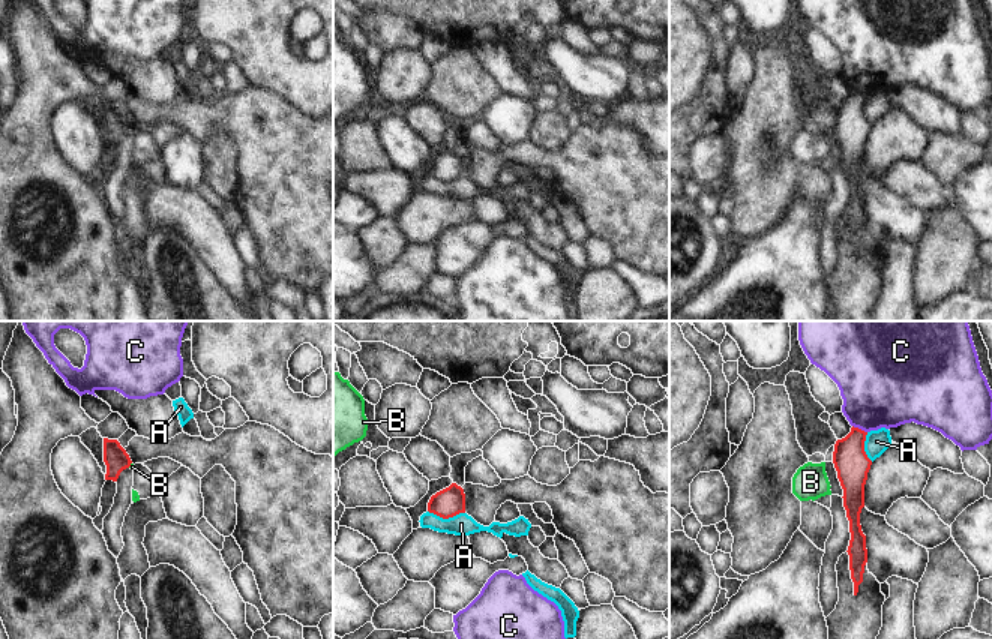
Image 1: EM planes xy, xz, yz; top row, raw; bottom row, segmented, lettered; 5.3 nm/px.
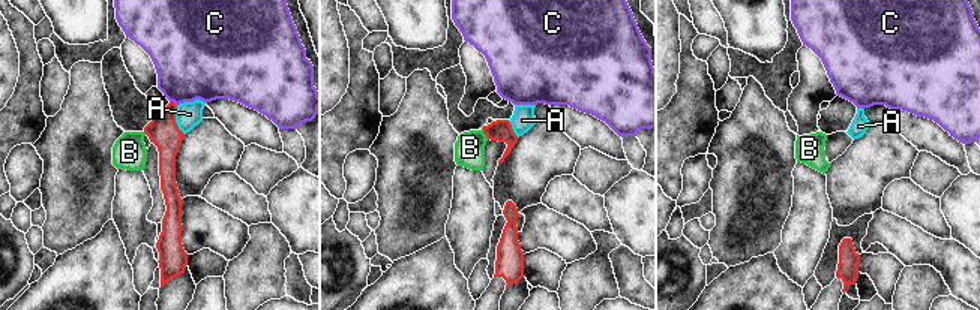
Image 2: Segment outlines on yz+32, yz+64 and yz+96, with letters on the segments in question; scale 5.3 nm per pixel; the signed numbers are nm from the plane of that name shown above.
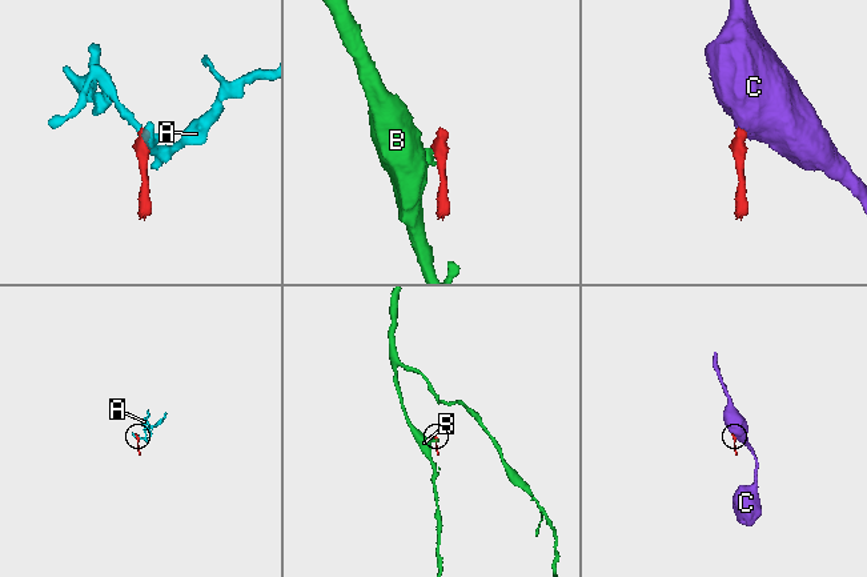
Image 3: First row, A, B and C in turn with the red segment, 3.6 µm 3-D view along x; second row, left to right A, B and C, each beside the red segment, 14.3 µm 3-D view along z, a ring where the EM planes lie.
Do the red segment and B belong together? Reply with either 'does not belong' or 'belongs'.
does not belong

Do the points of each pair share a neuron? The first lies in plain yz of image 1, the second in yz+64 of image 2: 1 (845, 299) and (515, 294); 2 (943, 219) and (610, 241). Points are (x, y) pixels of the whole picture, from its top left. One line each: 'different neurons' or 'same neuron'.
1: same neuron
2: same neuron

